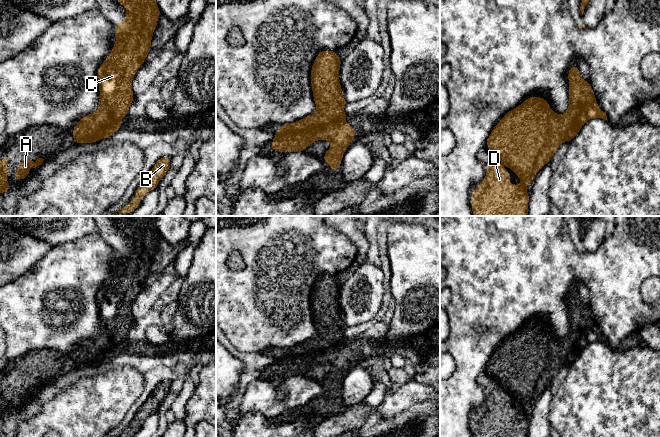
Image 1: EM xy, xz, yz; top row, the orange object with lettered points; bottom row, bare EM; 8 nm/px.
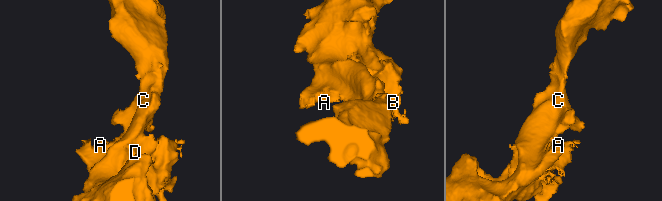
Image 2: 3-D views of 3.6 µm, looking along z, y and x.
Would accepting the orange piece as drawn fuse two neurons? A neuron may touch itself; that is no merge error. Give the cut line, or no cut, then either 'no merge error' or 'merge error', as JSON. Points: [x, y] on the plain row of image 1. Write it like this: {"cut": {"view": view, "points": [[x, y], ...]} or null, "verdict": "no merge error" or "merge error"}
{"cut": null, "verdict": "no merge error"}

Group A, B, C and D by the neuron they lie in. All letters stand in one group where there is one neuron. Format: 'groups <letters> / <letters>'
groups A B C D

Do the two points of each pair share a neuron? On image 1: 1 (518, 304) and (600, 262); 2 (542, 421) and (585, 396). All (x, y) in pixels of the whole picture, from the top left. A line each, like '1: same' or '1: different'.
1: same
2: different

